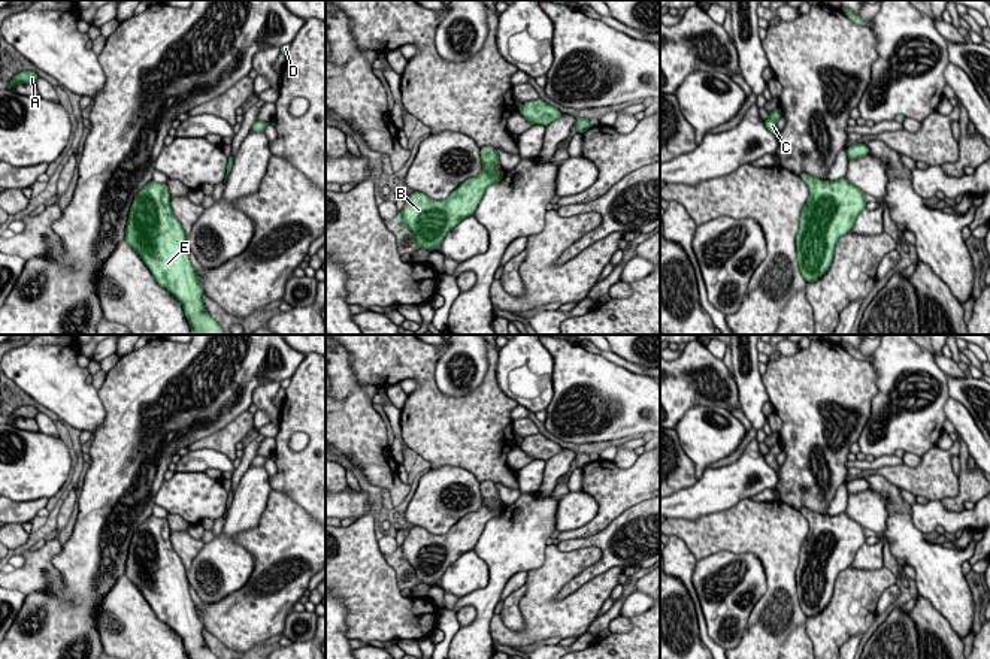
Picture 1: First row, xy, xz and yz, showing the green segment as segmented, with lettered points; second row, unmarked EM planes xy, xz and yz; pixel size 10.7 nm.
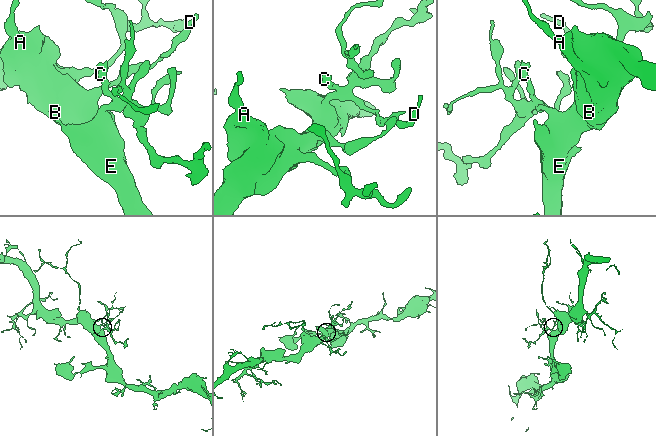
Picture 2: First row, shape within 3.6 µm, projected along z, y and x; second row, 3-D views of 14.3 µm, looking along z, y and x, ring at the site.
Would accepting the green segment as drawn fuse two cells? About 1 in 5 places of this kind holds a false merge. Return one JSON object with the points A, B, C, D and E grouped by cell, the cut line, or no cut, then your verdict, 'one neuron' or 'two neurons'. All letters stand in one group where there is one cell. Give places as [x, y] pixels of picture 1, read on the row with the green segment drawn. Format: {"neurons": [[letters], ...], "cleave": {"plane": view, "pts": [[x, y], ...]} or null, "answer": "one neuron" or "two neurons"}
{"neurons": [["A", "B", "C", "D", "E"]], "cleave": null, "answer": "one neuron"}

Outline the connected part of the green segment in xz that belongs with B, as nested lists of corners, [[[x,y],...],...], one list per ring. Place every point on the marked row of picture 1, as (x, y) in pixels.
[[[488,145],[482,146],[481,158],[482,172],[466,179],[445,200],[433,200],[424,193],[411,193],[396,223],[406,226],[414,233],[420,250],[438,250],[454,226],[475,214],[485,190],[502,179],[502,169],[491,172],[494,164],[500,164],[496,149]]]

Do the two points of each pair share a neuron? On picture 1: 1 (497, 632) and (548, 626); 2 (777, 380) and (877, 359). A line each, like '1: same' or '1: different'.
1: same
2: different

